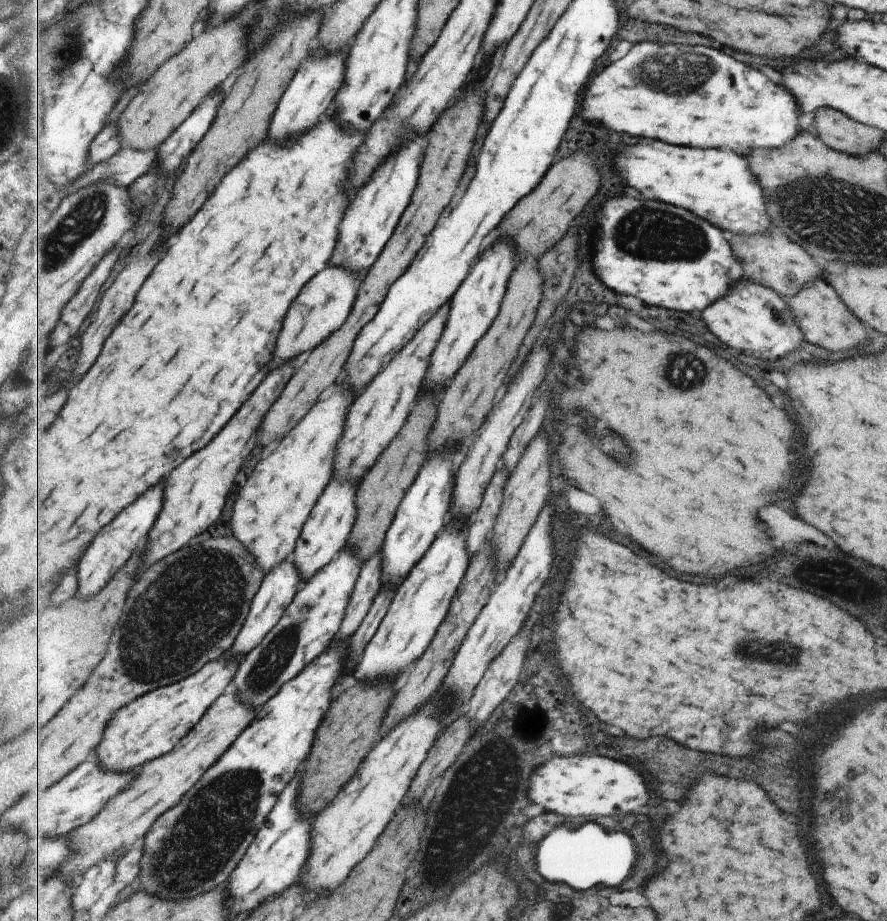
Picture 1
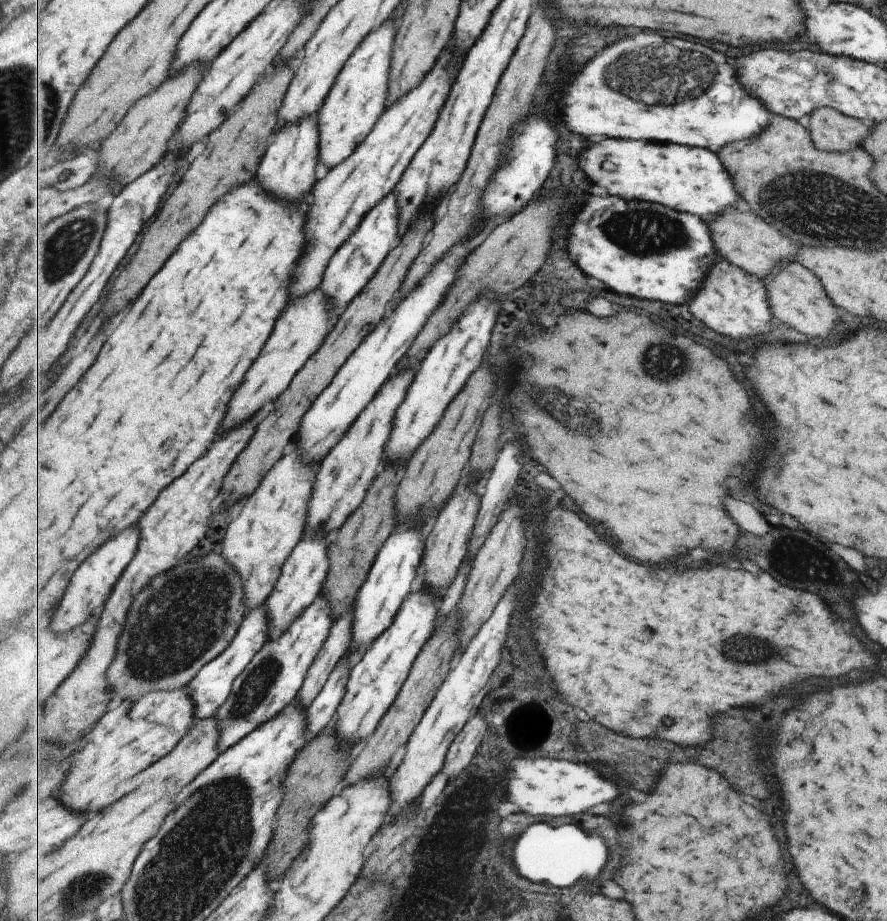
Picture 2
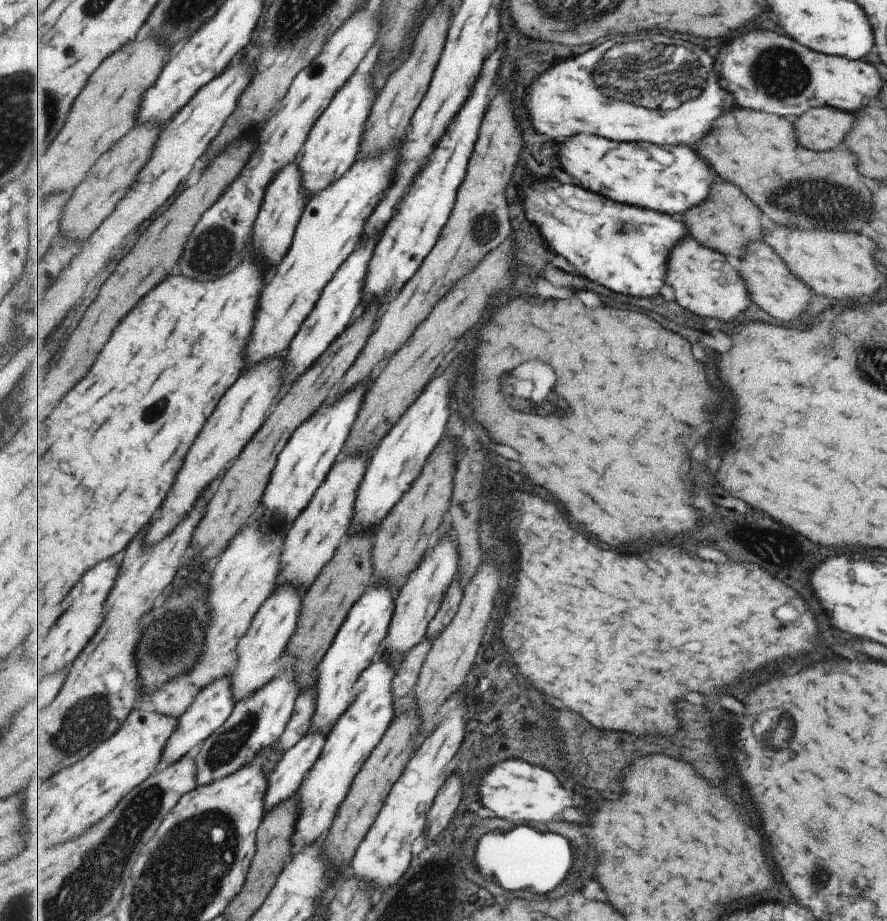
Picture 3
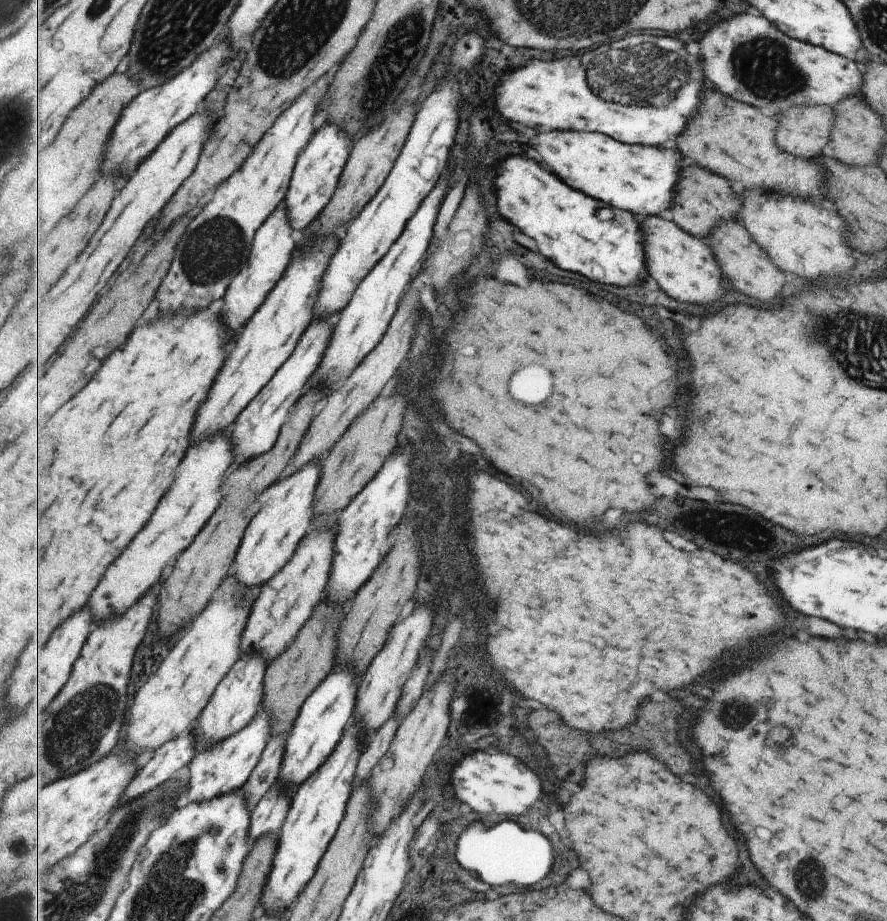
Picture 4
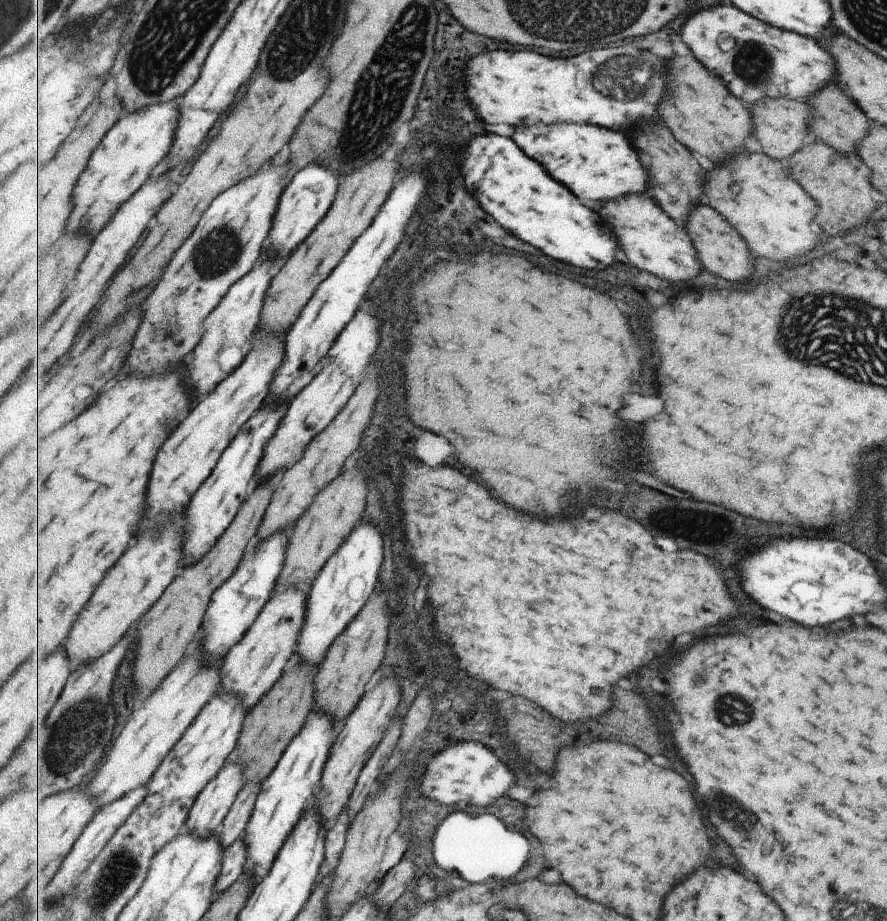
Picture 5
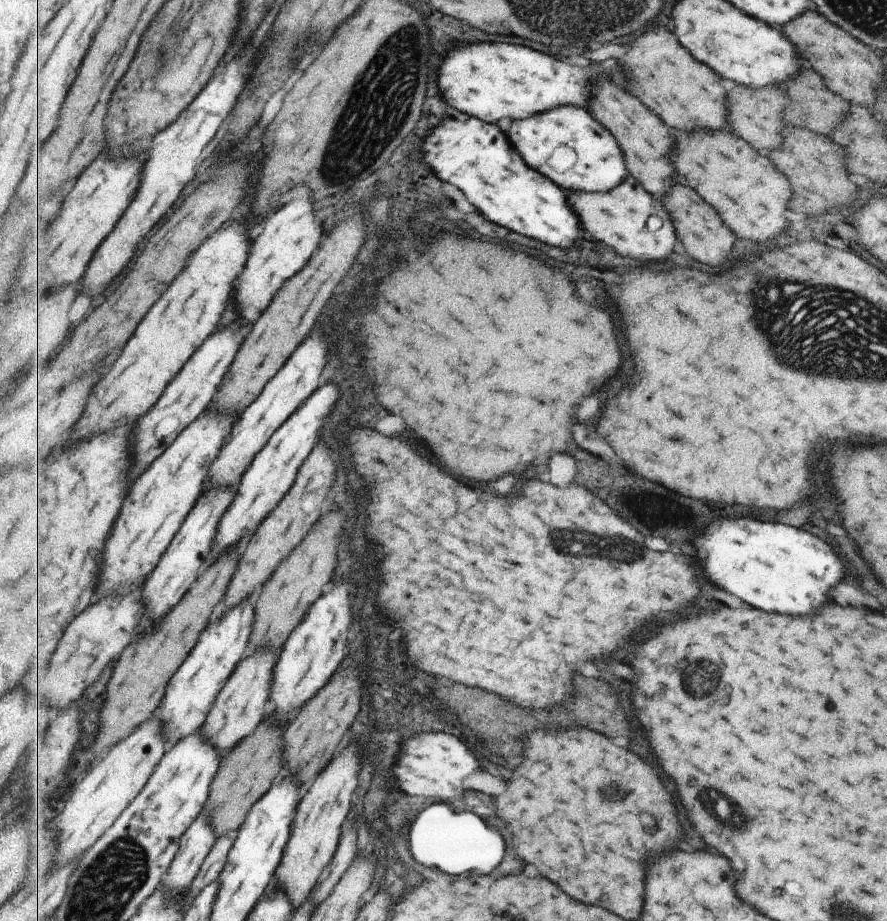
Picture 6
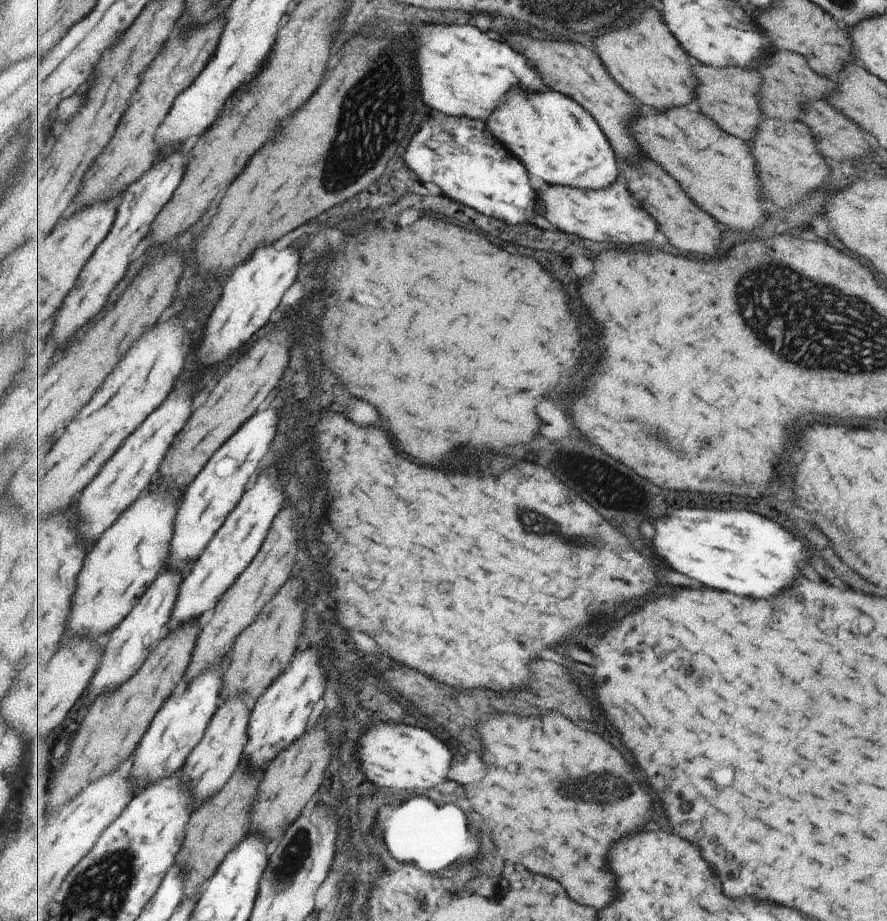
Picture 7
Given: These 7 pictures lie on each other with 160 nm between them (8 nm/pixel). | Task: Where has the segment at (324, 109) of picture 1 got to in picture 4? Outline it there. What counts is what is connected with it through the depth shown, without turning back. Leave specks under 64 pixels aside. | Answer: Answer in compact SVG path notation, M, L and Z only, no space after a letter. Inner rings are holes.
M277 210L263 226L258 230L255 238L255 250L251 254L251 262L247 268L243 268L243 274L235 278L231 284L231 290L227 290L227 298L223 304L223 310L227 310L227 326L231 326L231 338L239 334L239 330L255 316L255 312L263 306L271 290L277 286L277 282L283 278L287 266L291 264L291 256L295 250L295 240L293 240L293 228L289 224L287 212Z

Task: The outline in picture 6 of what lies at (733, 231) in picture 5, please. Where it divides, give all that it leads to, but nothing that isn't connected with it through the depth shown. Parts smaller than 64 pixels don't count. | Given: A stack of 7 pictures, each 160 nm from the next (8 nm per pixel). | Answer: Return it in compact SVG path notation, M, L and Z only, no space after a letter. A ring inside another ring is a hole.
M675 186L669 190L669 194L662 197L667 206L671 220L675 222L675 230L678 240L685 252L689 252L693 258L697 258L703 264L719 266L731 256L731 248L735 246L737 235L719 218L713 206L709 206L693 188L687 186Z

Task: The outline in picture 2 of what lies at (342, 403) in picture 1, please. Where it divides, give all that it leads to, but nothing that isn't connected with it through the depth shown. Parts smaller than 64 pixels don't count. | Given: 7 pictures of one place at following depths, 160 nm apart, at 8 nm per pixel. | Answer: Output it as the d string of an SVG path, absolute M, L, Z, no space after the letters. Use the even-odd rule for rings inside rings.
M291 446L287 456L284 455L283 460L279 460L267 473L261 488L247 500L243 512L229 526L225 536L223 554L243 578L247 614L261 607L274 592L283 567L306 532L309 502L317 472L303 462L299 450L295 448L297 446Z

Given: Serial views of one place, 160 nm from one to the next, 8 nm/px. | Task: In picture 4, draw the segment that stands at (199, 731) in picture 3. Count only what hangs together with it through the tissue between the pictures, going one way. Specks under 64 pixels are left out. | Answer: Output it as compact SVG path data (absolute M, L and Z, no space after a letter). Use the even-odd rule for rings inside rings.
M180 736L163 745L153 757L147 759L137 777L130 782L129 788L122 794L119 805L123 807L133 799L158 789L174 774L187 766L197 756L196 737Z

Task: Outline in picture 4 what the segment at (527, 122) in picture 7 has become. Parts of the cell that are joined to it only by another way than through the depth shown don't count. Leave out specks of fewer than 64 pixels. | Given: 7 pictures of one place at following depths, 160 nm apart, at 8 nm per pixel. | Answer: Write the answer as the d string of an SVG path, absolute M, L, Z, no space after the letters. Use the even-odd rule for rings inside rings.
M547 132L535 136L531 146L541 154L545 164L575 186L575 190L589 192L593 198L611 202L611 206L631 210L633 214L661 214L674 200L673 192L679 180L681 154L649 145L631 146L605 133Z

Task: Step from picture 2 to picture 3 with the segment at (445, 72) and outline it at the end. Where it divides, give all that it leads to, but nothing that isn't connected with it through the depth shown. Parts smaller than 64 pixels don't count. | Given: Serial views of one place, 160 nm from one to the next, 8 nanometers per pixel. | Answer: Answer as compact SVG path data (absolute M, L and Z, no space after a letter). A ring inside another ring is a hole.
M393 148L387 158L372 155L367 160L357 162L345 174L345 178L331 184L307 204L303 222L295 234L295 246L291 246L291 254L287 254L287 258L279 264L271 286L263 290L259 326L255 326L255 338L251 338L251 350L247 350L247 366L255 366L261 360L271 360L289 351L289 344L313 312L323 290L335 276L335 270L339 270L360 244L367 218L373 214L375 206L391 186L397 158L399 150Z

